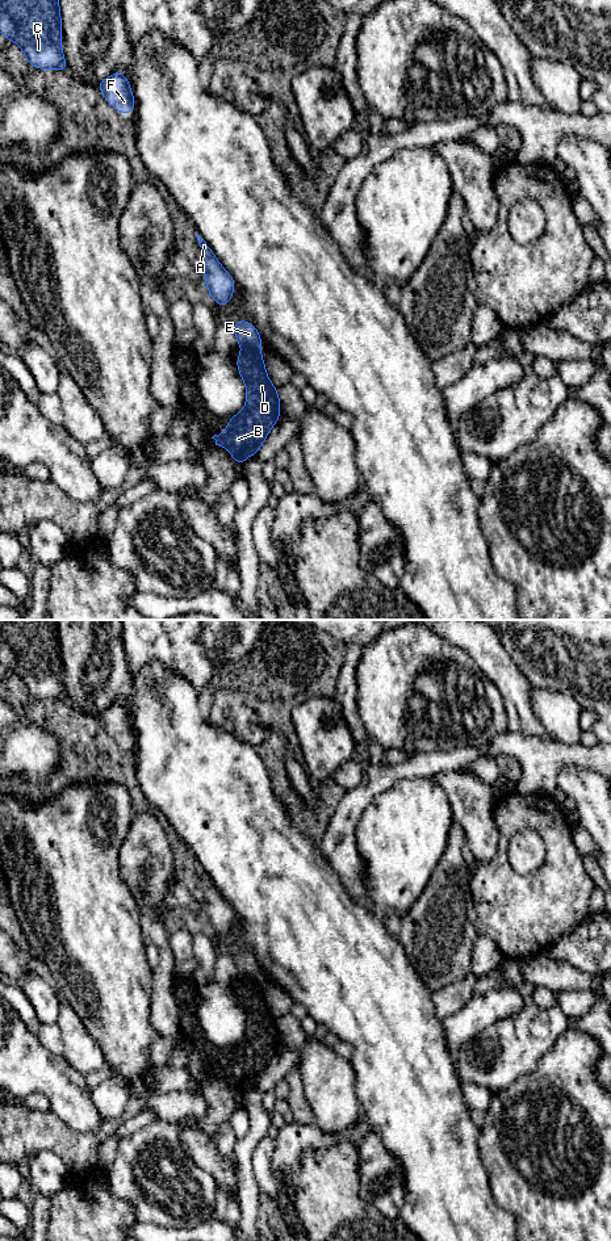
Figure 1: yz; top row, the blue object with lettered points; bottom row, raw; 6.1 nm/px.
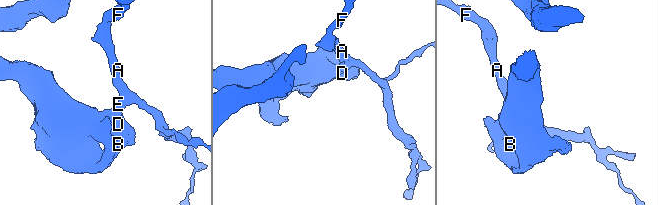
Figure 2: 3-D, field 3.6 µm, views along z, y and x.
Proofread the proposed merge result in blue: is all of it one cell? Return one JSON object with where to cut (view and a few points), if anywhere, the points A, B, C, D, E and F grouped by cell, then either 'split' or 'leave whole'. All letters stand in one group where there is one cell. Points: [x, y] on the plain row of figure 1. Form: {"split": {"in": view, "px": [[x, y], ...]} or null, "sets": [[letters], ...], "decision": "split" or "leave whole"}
{"split": {"in": "yz", "px": [[242, 976], [260, 979]]}, "sets": [["A", "C", "E", "F"], ["B", "D"]], "decision": "split"}

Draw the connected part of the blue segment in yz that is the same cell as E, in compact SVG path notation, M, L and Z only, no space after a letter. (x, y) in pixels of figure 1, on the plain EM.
M240 949L231 956L238 974L242 977L261 978L261 968L254 955Z

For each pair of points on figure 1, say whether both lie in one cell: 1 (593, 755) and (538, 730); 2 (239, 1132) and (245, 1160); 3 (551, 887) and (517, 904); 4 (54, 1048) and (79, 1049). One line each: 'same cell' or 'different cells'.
1: different cells
2: different cells
3: same cell
4: different cells

